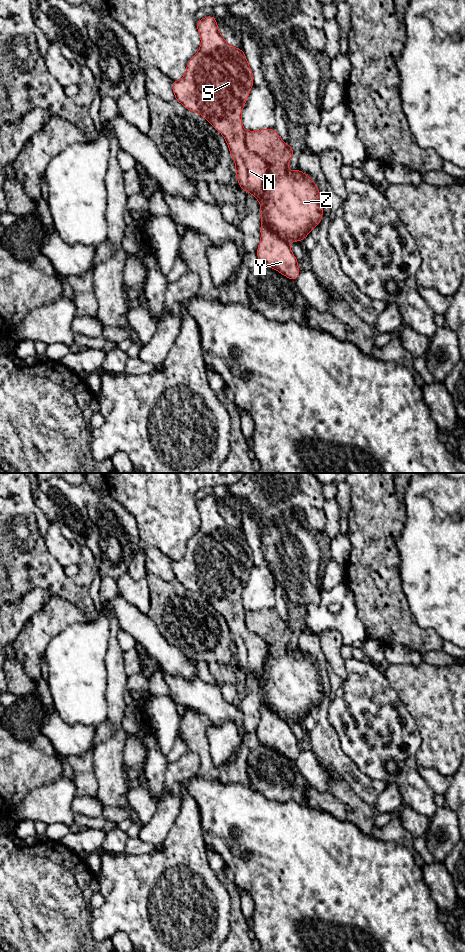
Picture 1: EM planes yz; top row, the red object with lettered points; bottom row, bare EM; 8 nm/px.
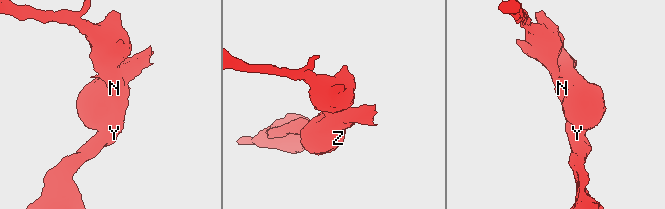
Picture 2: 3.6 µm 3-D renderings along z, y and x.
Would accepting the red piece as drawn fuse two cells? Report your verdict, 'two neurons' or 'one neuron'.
two neurons

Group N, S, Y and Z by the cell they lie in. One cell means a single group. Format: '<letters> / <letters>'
N S Y / Z

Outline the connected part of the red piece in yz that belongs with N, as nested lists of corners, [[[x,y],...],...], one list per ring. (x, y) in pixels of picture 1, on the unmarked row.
[[[209,495],[199,499],[196,501],[196,506],[201,517],[201,526],[188,541],[185,556],[172,562],[175,579],[186,589],[207,599],[224,616],[236,645],[235,654],[239,666],[245,672],[251,673],[261,683],[269,644],[247,627],[246,611],[241,600],[242,589],[254,566],[253,551],[243,529],[231,526],[219,513],[215,497]]]

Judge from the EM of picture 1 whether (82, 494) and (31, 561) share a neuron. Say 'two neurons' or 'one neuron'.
one neuron

